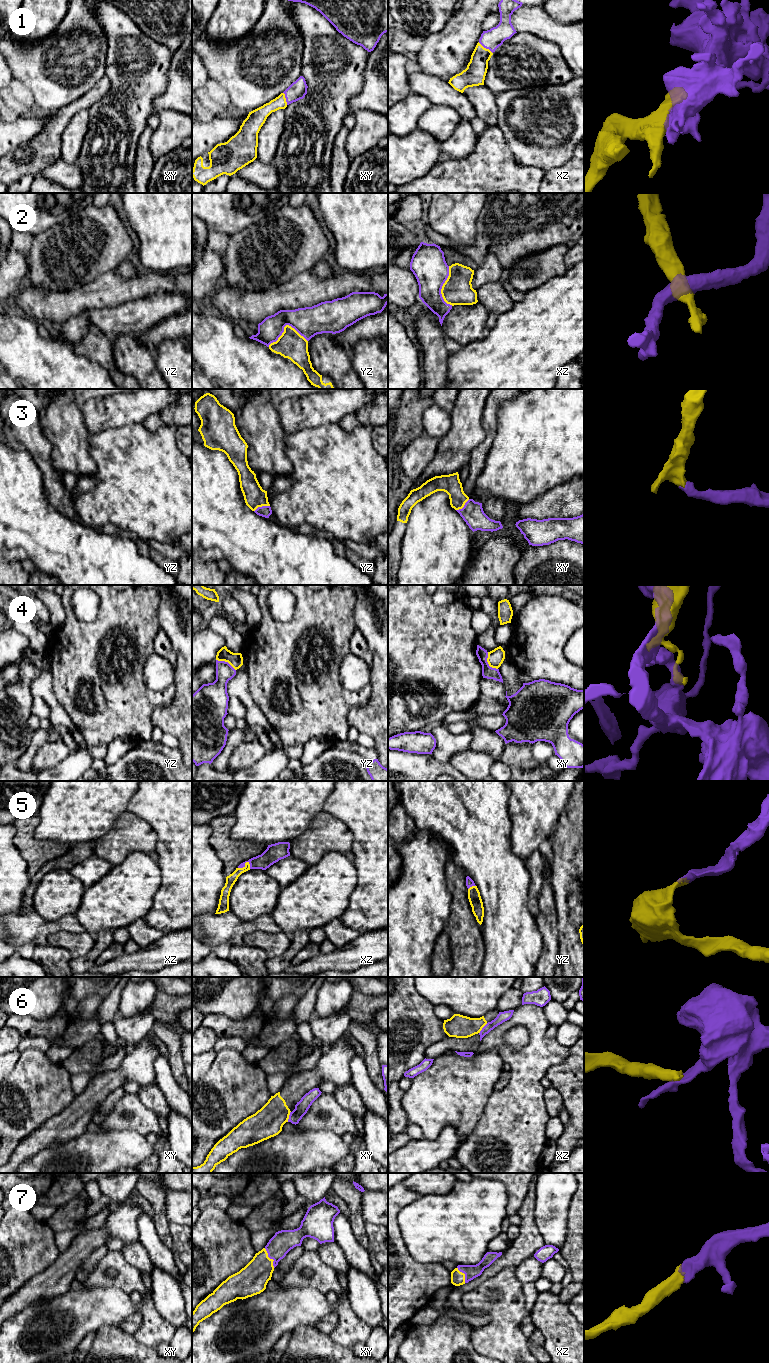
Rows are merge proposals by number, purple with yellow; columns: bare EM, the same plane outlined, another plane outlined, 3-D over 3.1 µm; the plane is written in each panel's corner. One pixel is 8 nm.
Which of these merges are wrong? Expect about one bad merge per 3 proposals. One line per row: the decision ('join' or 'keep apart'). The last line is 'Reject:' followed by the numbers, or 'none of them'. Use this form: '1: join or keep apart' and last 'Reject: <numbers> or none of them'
1: join
2: keep apart
3: join
4: keep apart
5: join
6: keep apart
7: join
Reject: 2, 4, 6

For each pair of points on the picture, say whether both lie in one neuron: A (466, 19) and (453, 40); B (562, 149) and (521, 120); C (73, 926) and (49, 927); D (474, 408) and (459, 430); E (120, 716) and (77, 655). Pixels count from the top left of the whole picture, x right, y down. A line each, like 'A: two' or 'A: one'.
A: one
B: one
C: one
D: one
E: one

